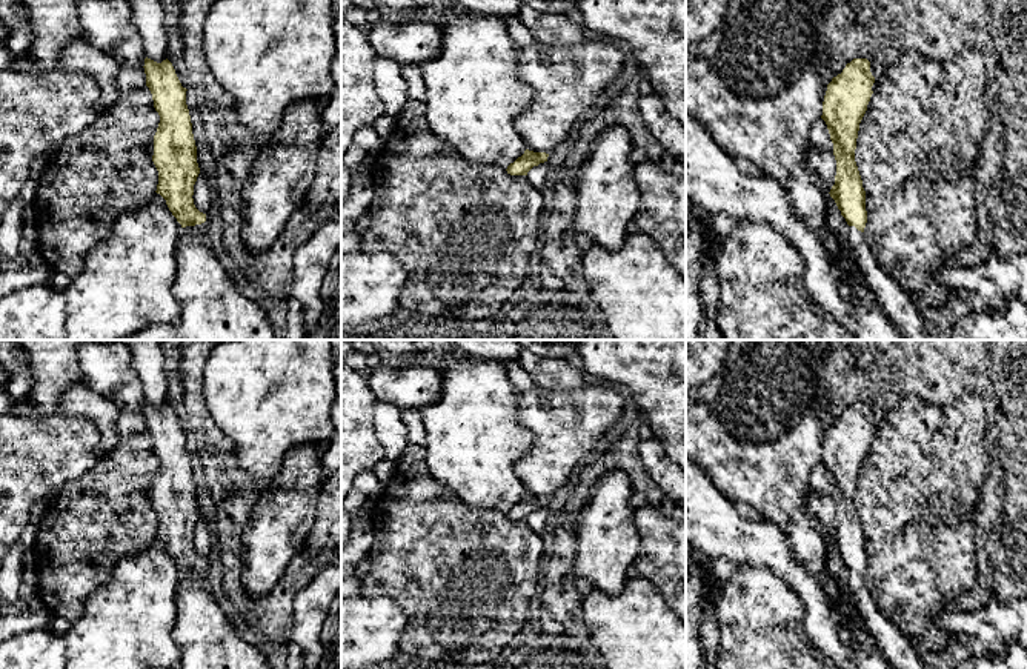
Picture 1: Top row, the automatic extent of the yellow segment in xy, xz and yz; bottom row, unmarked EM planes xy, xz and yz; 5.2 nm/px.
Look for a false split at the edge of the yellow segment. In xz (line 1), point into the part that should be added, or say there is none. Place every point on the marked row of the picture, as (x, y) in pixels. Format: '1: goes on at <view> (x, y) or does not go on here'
1: does not go on here

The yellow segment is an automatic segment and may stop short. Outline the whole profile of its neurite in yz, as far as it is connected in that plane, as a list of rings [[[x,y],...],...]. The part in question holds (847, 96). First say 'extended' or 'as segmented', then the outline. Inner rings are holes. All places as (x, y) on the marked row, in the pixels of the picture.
extended | [[[853,58],[827,85],[821,118],[827,125],[836,160],[835,185],[829,194],[849,225],[849,252],[879,308],[906,340],[929,340],[922,331],[921,312],[909,292],[879,265],[864,237],[866,191],[855,161],[855,149],[873,83],[870,62]]]

